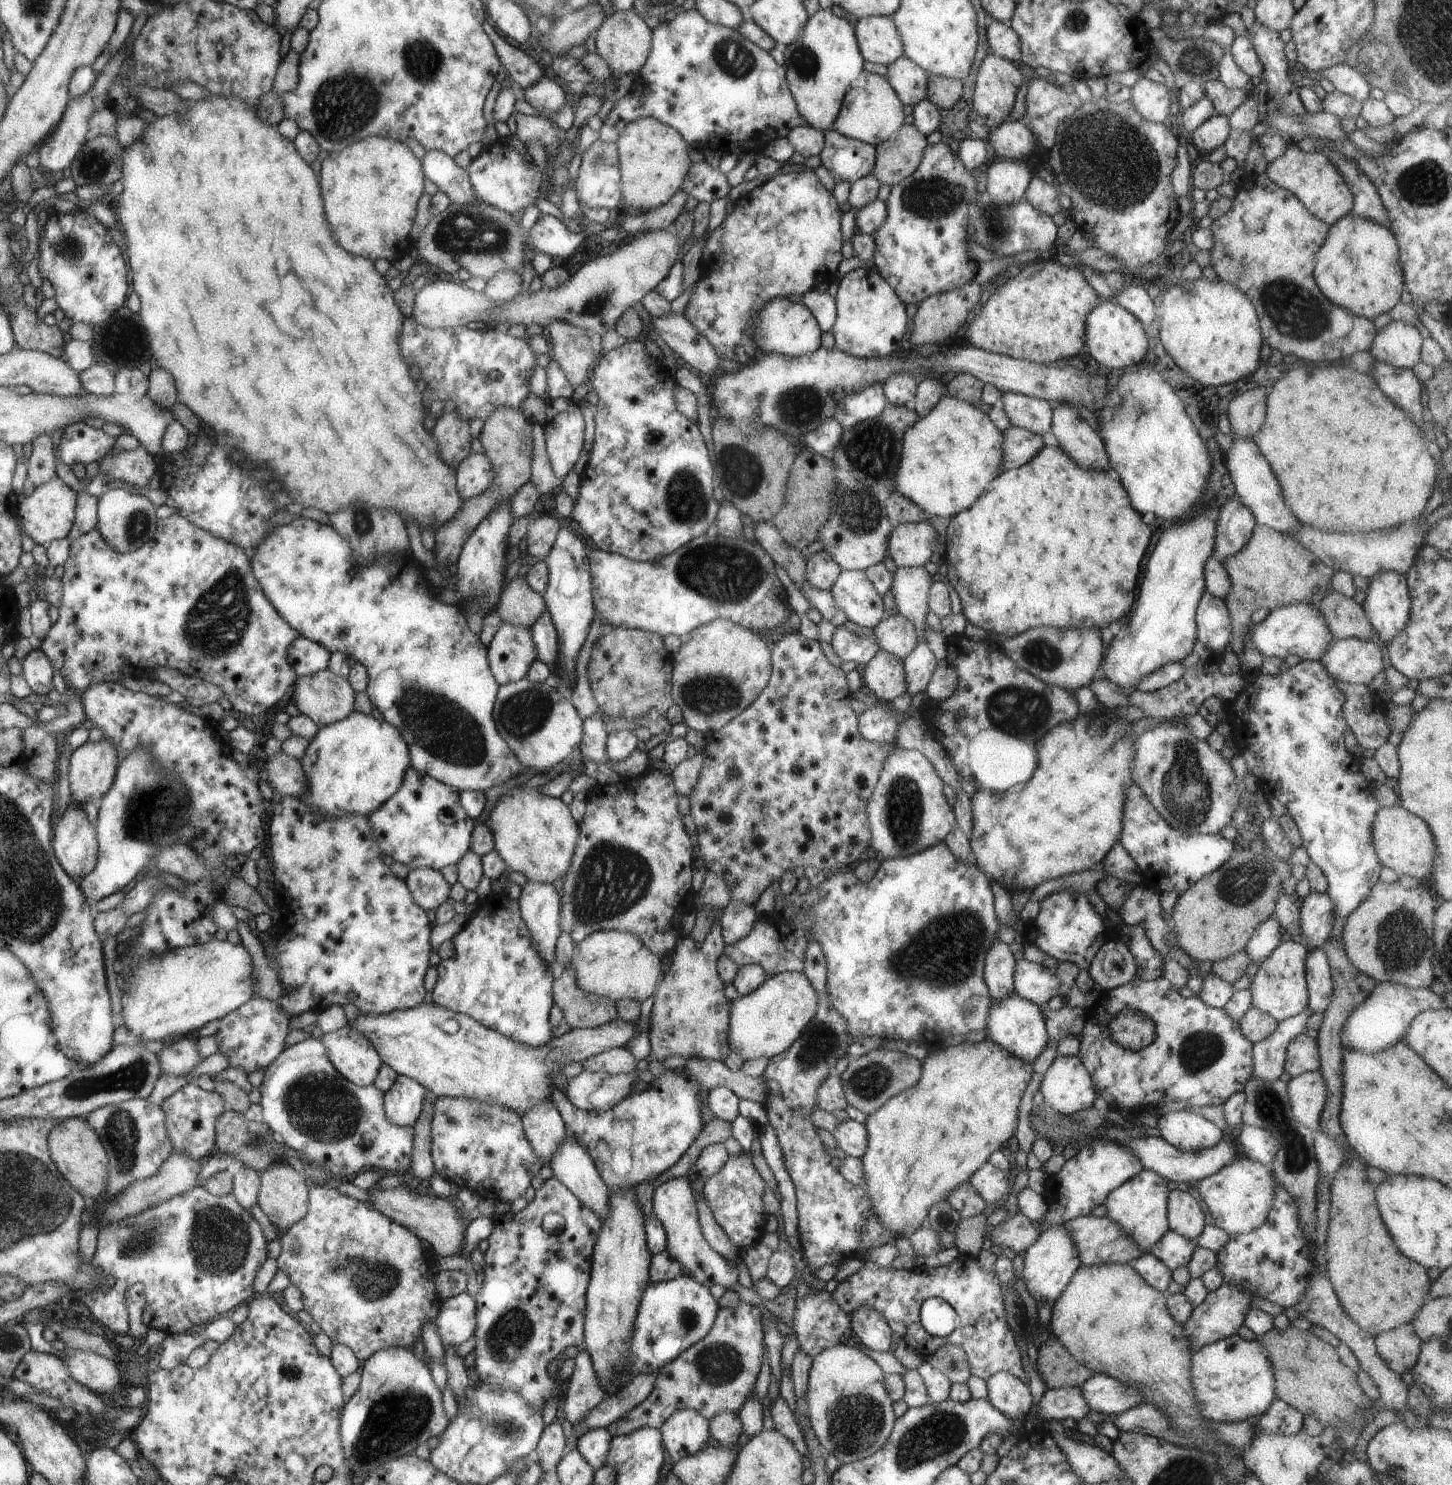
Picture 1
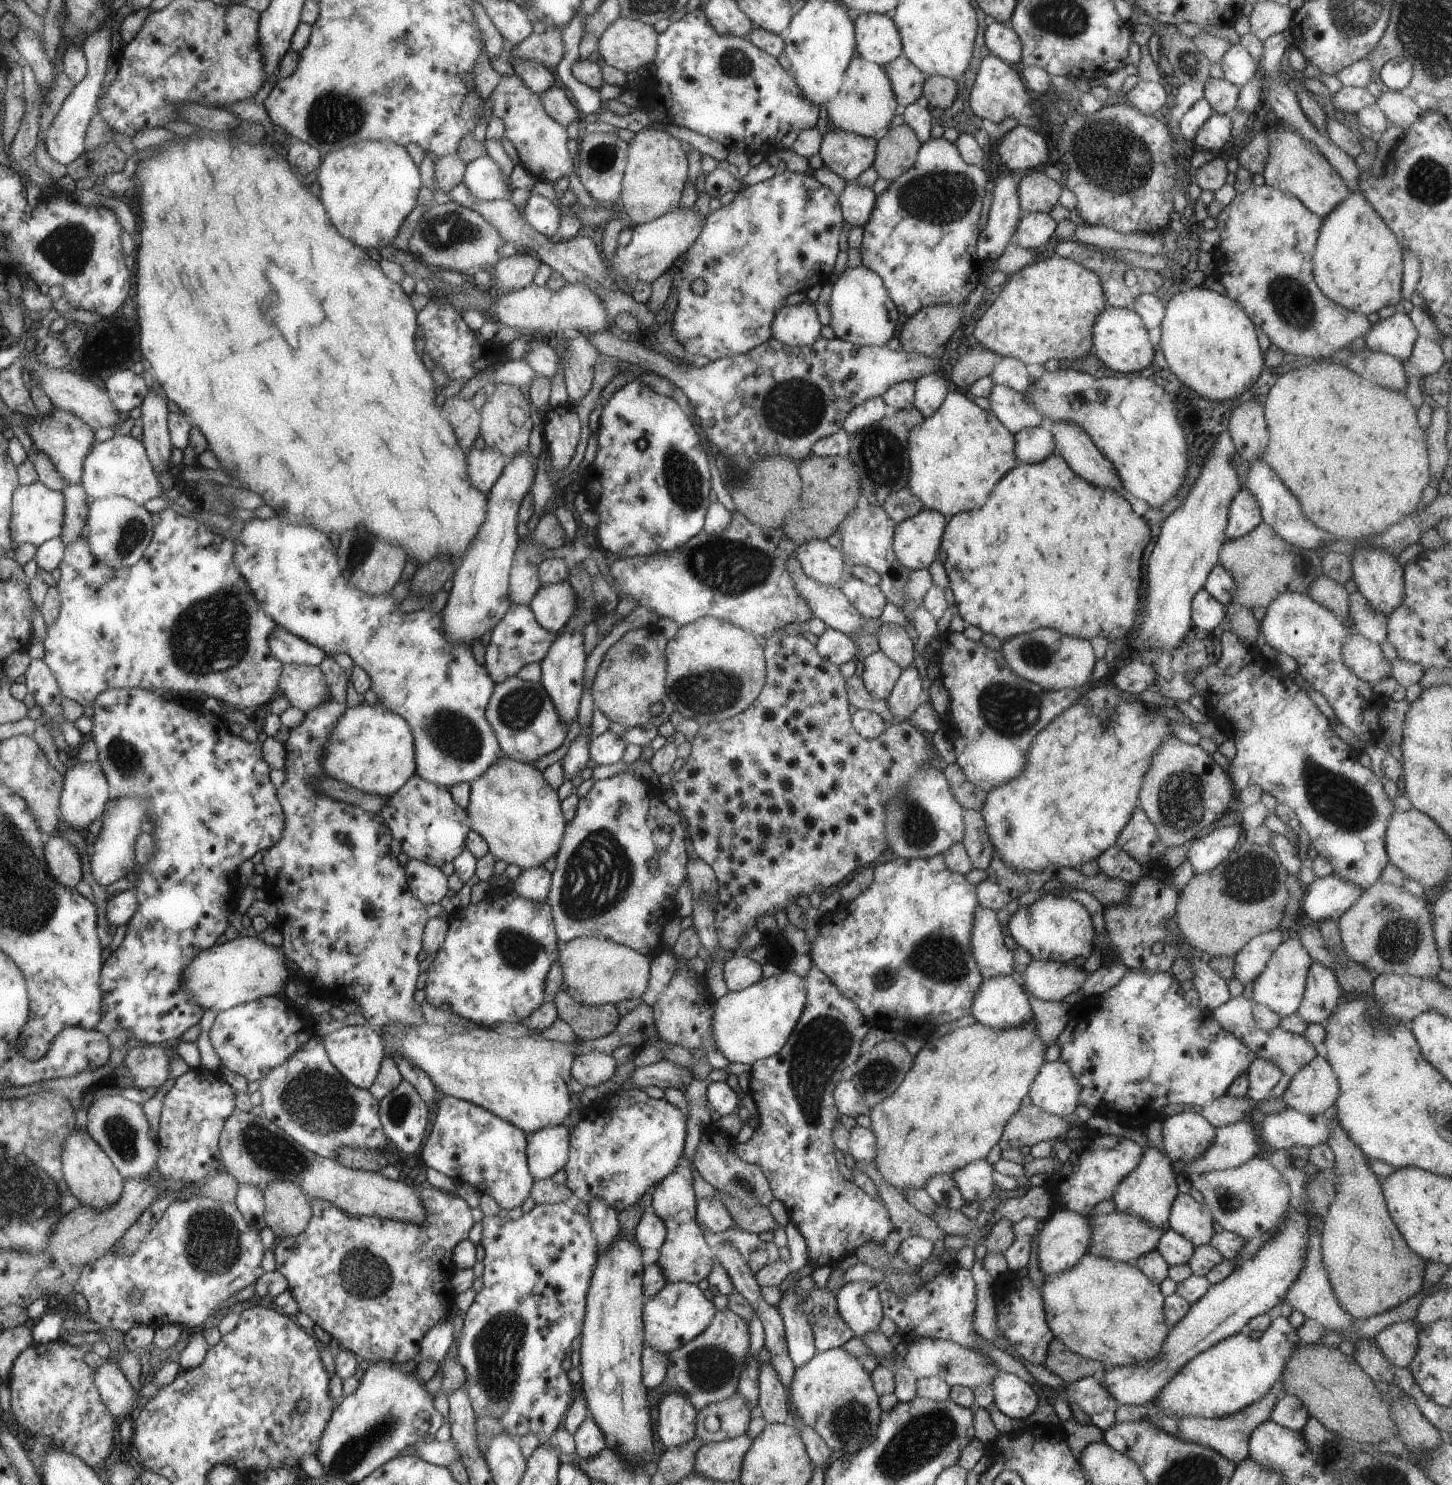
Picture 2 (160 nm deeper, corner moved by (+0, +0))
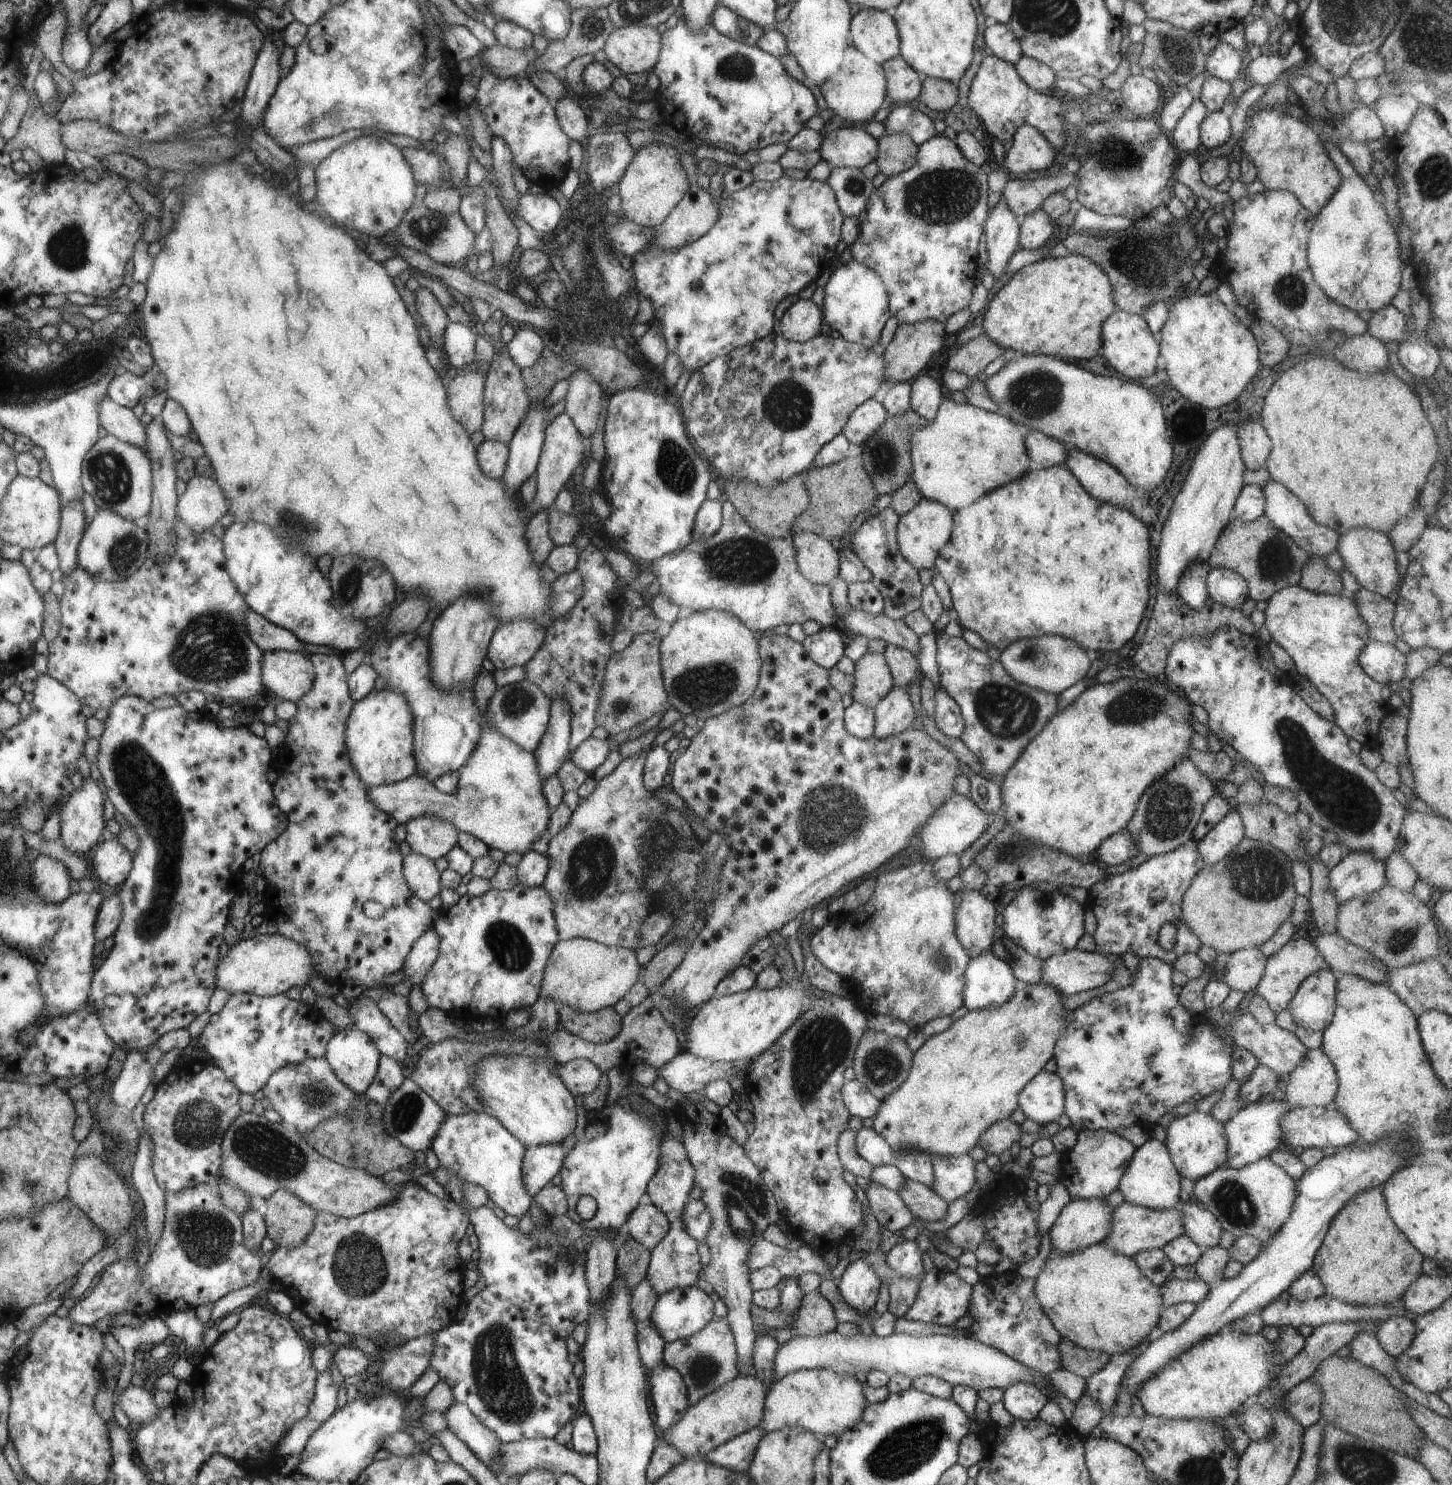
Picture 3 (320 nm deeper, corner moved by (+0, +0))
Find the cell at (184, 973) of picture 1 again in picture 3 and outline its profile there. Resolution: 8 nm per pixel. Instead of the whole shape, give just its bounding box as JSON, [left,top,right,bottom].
[217,933,315,996]

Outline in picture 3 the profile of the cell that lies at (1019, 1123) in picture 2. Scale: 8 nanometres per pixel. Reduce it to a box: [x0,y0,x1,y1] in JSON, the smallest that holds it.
[979,1118,1022,1155]

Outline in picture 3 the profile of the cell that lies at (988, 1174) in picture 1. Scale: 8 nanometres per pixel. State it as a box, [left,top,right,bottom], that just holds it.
[931,1154,976,1203]

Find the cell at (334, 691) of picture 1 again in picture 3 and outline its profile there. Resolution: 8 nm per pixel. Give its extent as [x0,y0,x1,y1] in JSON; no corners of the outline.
[261,650,316,702]

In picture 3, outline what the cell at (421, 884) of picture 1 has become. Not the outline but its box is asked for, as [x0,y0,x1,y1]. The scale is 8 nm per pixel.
[406,852,440,902]

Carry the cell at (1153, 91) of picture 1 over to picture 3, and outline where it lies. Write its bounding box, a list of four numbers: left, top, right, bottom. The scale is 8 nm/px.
[1120,75,1161,117]

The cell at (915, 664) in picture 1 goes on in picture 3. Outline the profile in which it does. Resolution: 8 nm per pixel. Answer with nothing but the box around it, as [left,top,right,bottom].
[874,688,914,739]

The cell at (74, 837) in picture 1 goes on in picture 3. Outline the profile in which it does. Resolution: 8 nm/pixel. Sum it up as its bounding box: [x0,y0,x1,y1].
[31,855,70,903]

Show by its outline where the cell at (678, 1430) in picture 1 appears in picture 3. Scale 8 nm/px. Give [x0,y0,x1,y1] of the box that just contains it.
[649,1360,688,1432]

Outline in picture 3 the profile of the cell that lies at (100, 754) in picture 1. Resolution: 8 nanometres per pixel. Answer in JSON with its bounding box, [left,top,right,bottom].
[60,779,104,858]

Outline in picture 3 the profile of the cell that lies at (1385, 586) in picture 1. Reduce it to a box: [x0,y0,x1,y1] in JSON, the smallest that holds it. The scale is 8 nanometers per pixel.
[1337,528,1400,597]

